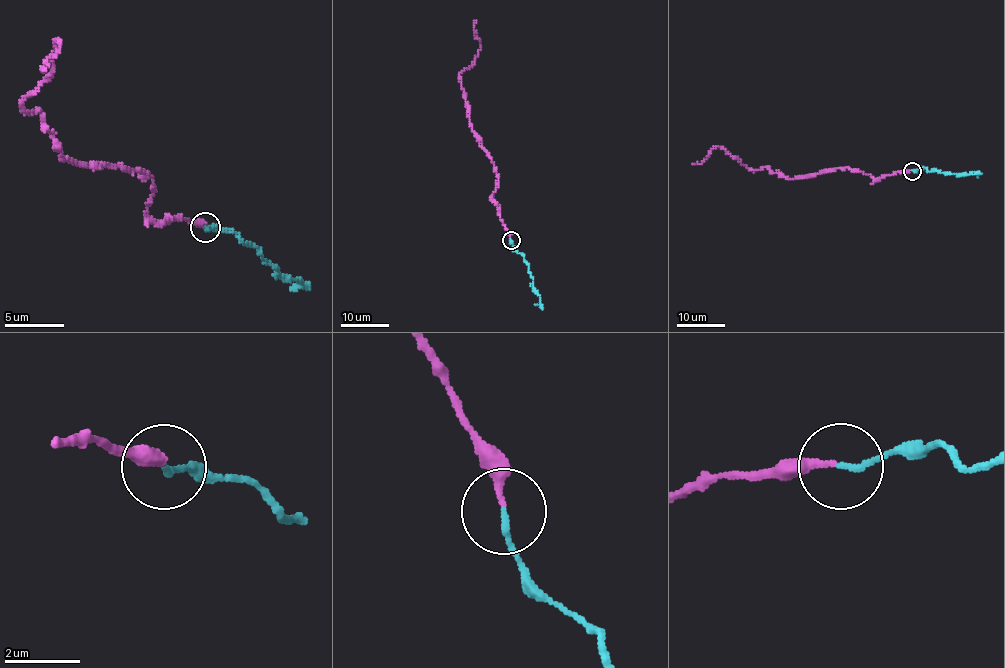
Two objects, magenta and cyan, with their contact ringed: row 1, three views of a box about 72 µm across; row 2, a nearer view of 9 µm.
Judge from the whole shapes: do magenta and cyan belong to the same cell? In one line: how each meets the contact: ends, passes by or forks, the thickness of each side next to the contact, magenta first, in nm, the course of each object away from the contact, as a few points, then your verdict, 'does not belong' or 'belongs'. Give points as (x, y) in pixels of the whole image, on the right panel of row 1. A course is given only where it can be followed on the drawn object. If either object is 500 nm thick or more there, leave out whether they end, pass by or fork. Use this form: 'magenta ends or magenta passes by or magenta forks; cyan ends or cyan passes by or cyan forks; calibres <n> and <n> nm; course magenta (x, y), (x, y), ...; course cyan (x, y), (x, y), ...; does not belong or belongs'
magenta ends; cyan ends; calibres 200 and 160 nm; course magenta (912, 170), (875, 179), (842, 168), (783, 177), (767, 166), (747, 168), (719, 146), (700, 163), (693, 164); course cyan (912, 170), (925, 168), (951, 174), (981, 174); belongs

